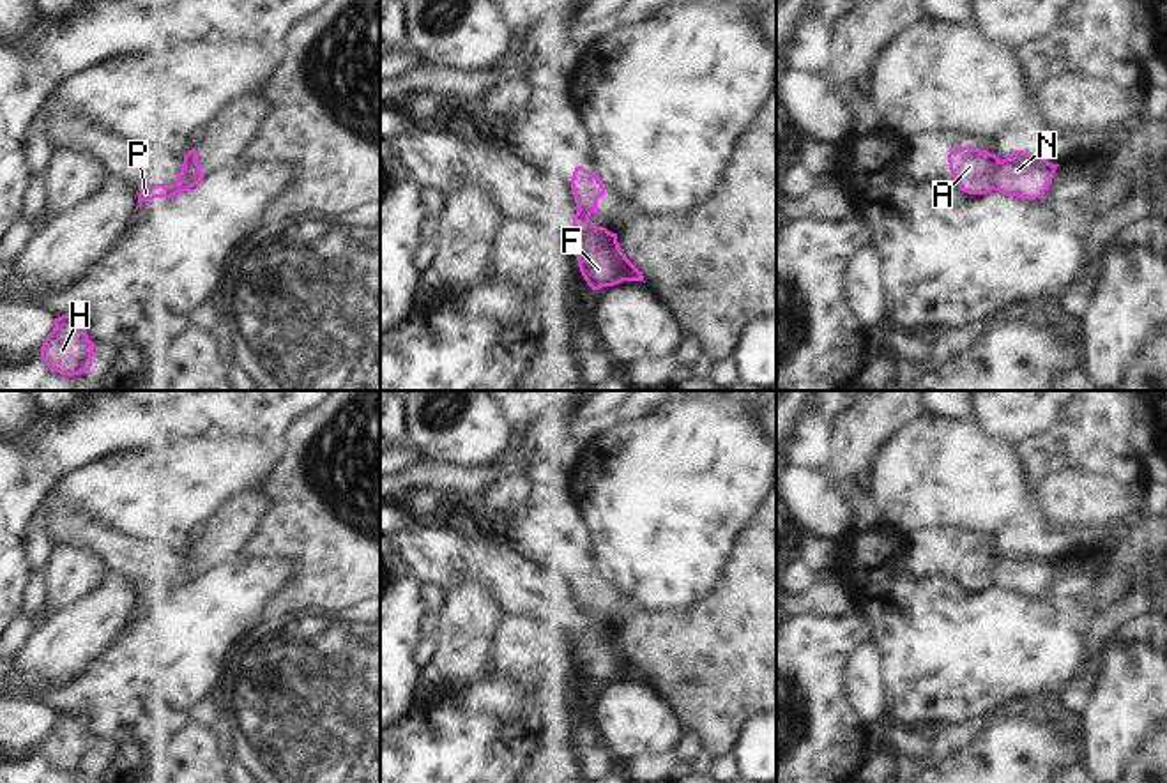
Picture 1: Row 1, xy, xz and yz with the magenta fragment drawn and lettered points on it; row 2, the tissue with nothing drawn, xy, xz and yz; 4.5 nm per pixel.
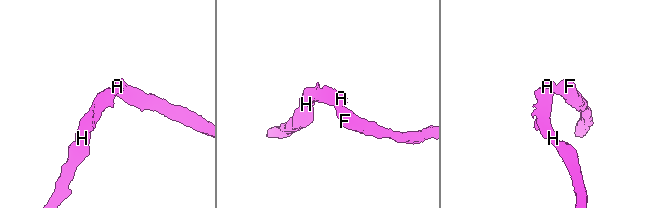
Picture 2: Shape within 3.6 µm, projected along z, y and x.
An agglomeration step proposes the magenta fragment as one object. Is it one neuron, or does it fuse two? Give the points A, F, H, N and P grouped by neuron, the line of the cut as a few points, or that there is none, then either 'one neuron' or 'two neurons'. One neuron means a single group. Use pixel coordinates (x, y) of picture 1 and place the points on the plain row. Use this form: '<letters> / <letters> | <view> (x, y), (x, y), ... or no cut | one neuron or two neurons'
A H P / F N | xy (183, 562), (191, 573), (188, 580) | two neurons

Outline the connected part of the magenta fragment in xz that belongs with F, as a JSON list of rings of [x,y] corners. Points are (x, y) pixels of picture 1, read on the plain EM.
[[[576,606],[573,620],[578,663],[592,686],[644,677],[642,668],[621,647],[617,629],[596,622],[585,606]]]

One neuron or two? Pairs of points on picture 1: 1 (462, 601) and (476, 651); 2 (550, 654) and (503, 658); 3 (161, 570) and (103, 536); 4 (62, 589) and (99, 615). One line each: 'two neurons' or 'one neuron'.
1: one neuron
2: one neuron
3: one neuron
4: two neurons

